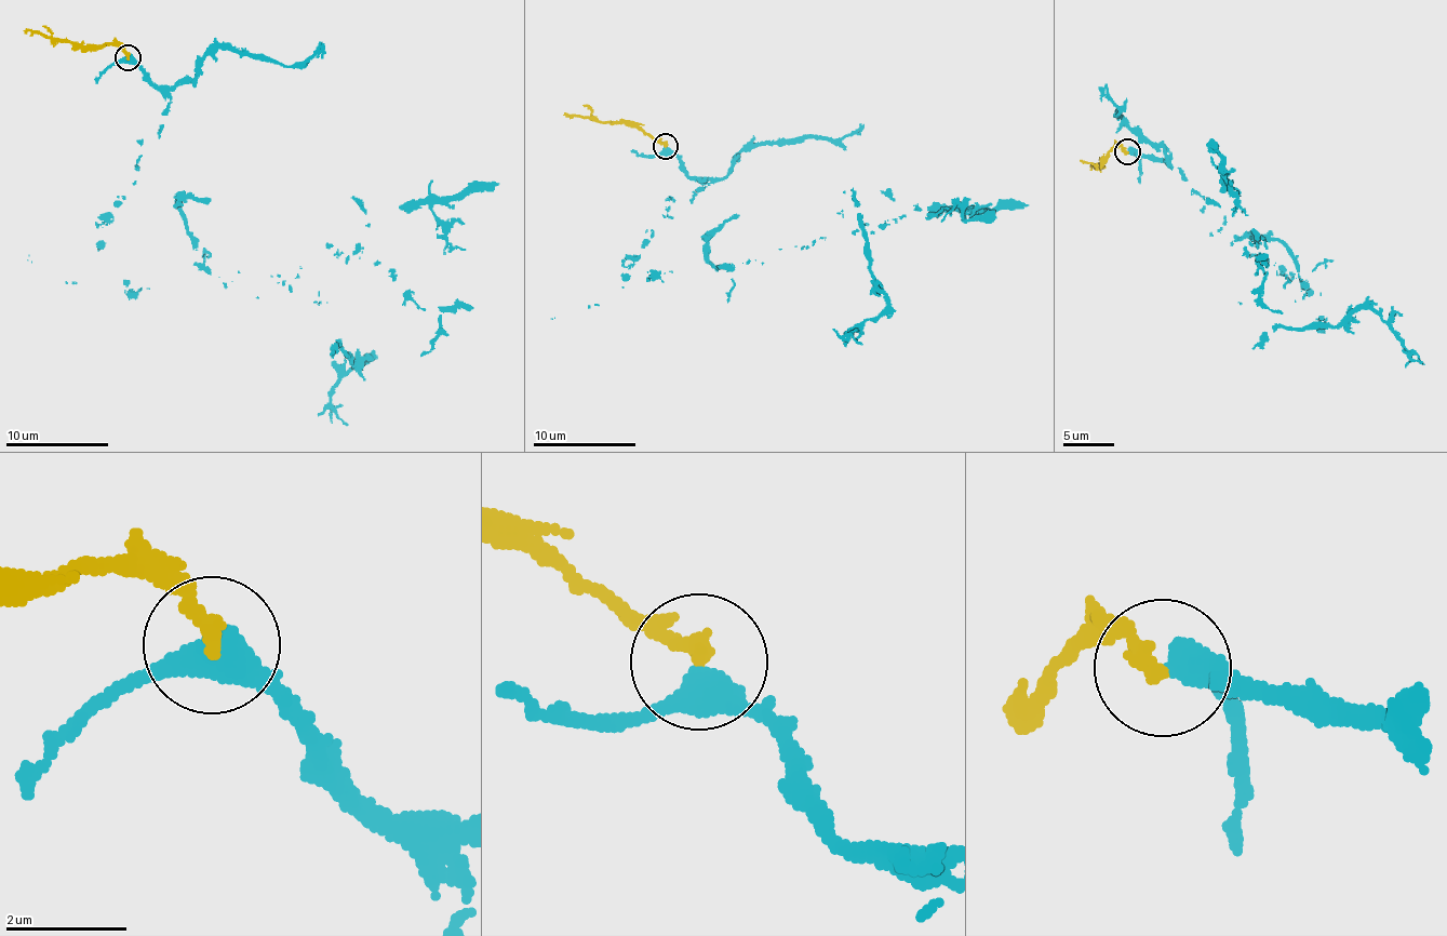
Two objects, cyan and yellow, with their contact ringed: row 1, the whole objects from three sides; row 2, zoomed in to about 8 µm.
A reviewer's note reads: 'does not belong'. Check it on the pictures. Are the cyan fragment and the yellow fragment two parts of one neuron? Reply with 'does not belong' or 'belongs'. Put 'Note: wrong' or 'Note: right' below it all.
belongs
Note: wrong

